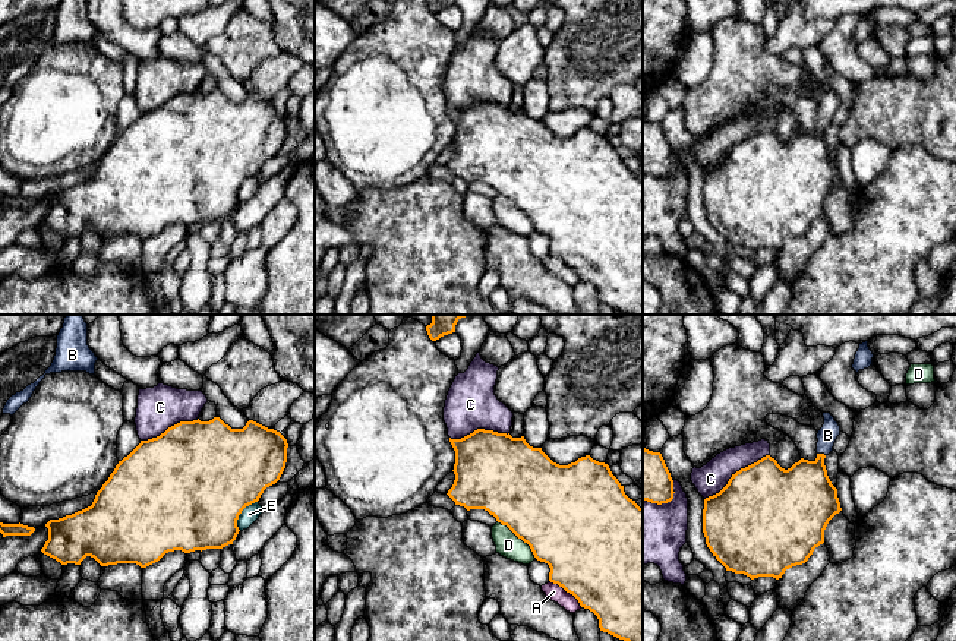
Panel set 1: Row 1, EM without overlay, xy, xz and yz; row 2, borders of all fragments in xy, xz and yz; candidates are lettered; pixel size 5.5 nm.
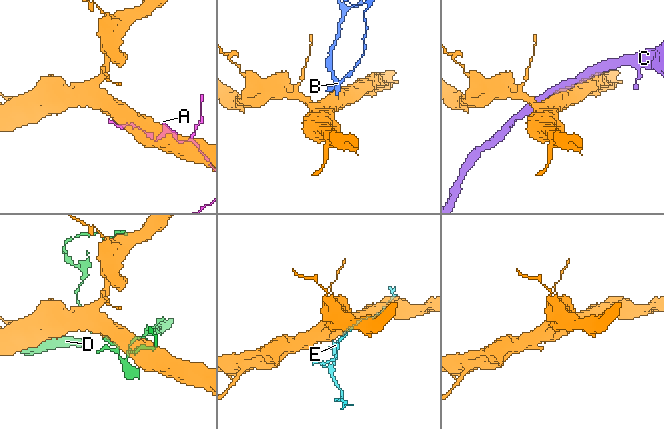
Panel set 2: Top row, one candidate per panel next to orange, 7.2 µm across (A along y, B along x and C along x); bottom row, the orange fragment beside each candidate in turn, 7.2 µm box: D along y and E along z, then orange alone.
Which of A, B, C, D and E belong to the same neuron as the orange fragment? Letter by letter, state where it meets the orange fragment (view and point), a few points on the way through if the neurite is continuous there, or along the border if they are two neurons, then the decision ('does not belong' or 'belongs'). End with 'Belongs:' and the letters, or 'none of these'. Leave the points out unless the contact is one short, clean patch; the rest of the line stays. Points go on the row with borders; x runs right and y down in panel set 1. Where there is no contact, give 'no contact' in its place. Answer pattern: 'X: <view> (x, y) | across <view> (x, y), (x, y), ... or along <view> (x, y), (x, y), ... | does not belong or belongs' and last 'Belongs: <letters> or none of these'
A: xz (567, 591) | does not belong
B: yz (822, 454) | across yz (803, 495), (822, 454), (827, 435) | belongs
C: yz (735, 473) | does not belong
D: xz (520, 537) | does not belong
E: xy (240, 512) | along xy (256, 501), (249, 504), (239, 515), (239, 530) | does not belong
Belongs: B

